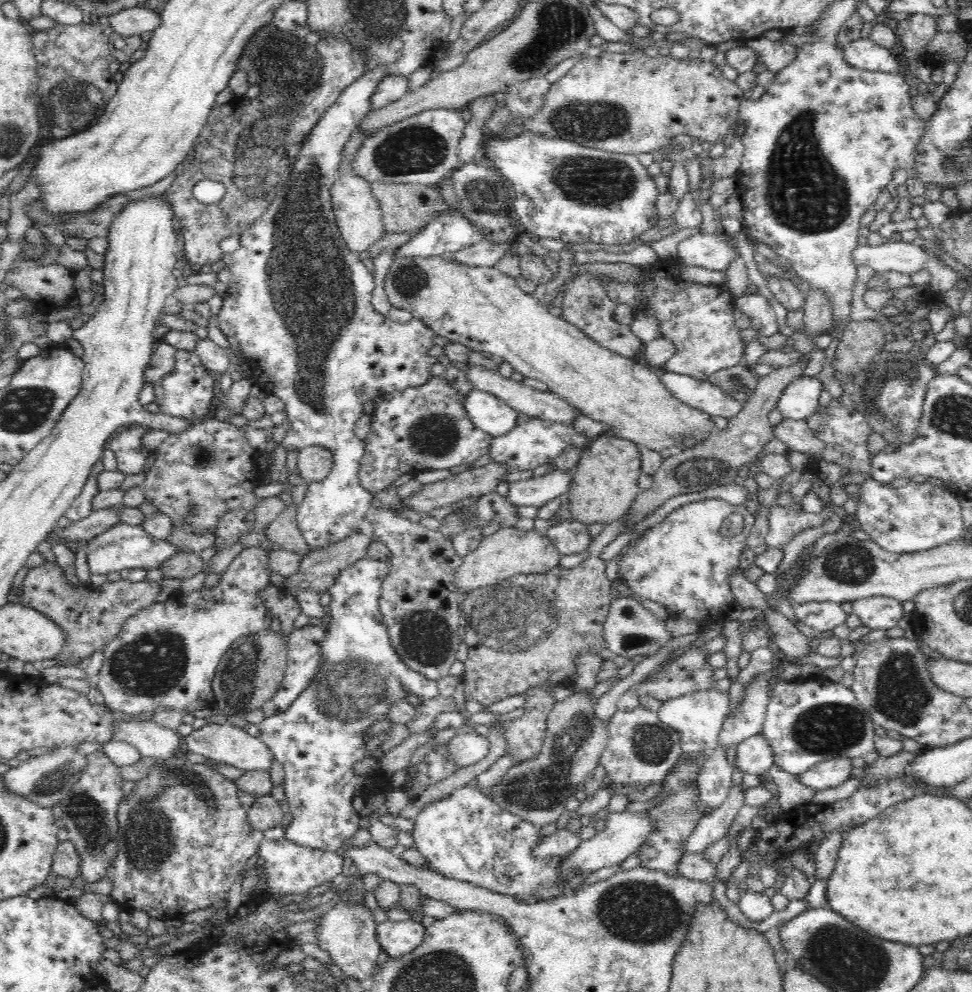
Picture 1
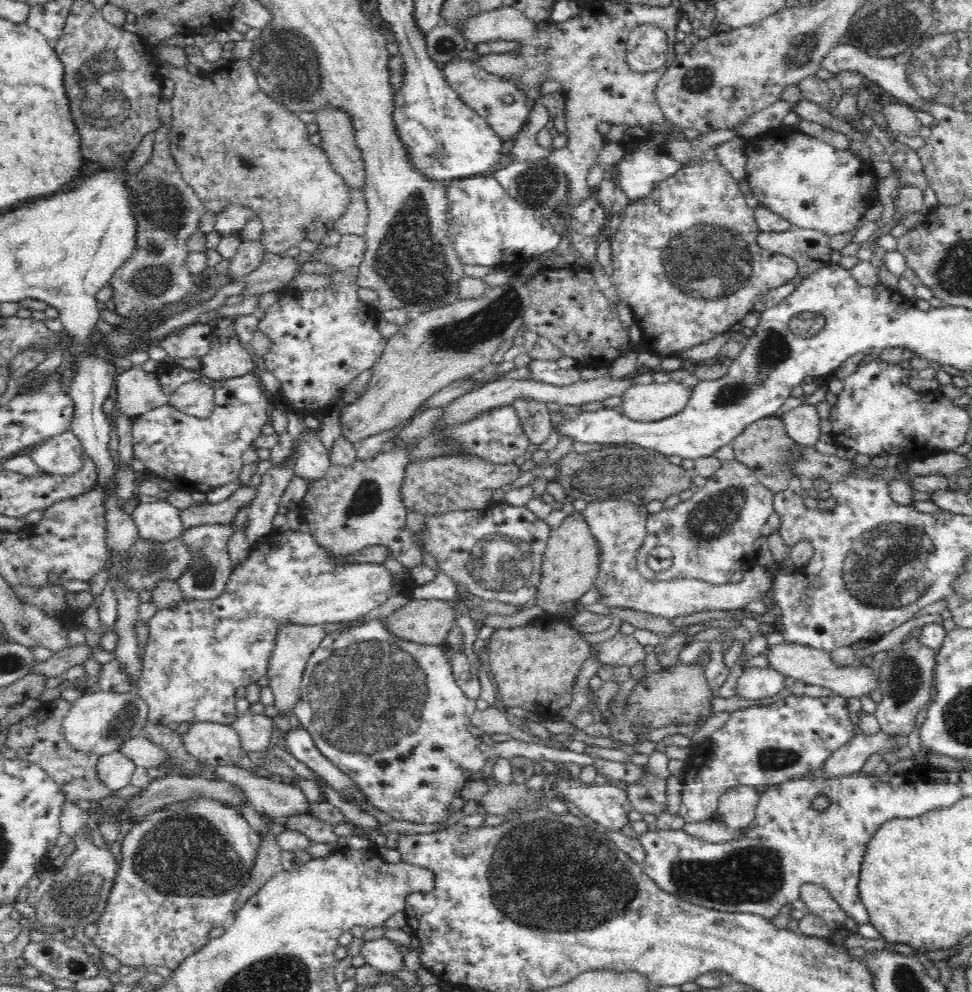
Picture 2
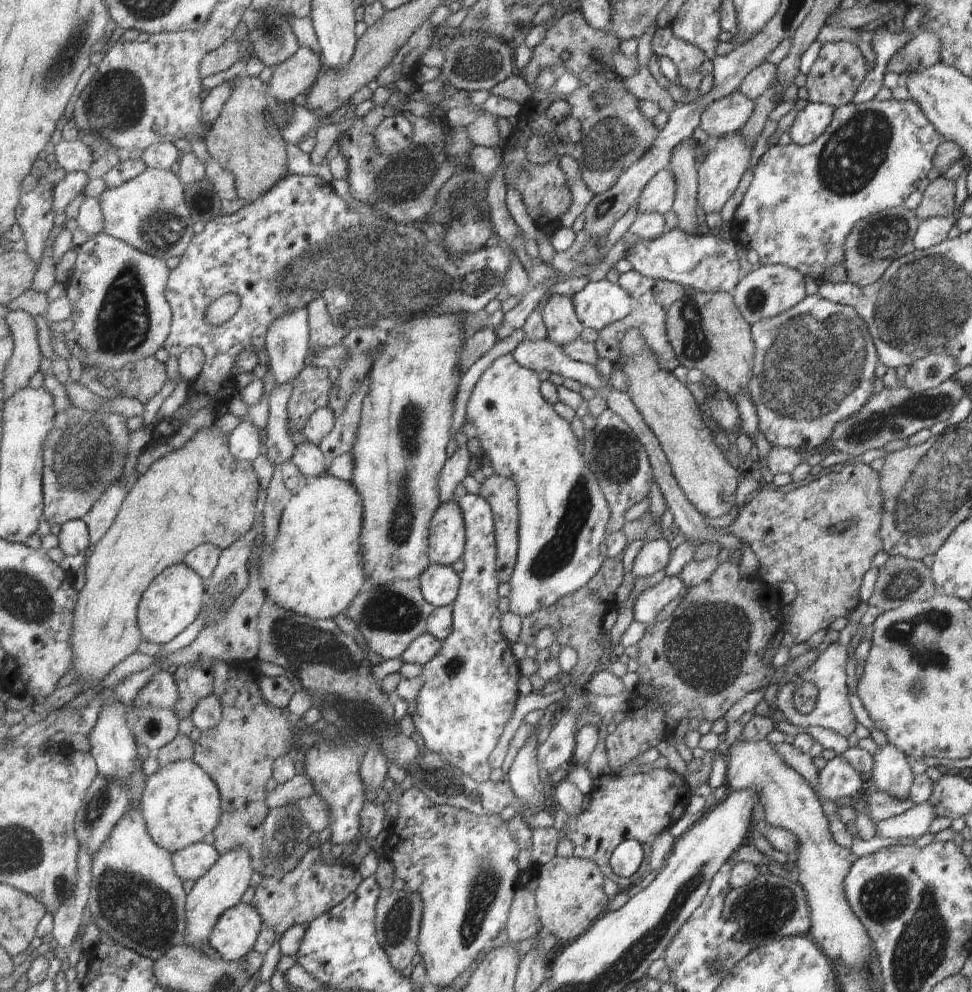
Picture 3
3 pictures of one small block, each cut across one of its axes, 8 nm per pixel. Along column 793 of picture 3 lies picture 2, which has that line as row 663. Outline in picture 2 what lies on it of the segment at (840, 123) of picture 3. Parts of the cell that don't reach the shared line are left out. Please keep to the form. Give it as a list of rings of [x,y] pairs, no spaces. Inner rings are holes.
[[[291,529],[275,530],[273,533],[265,534],[263,539],[254,543],[244,560],[240,561],[233,567],[231,575],[227,578],[224,590],[215,599],[191,599],[184,597],[177,605],[171,607],[157,608],[152,618],[147,622],[150,629],[150,636],[146,641],[143,656],[143,672],[137,685],[139,696],[142,697],[146,705],[148,705],[147,720],[149,723],[157,725],[170,724],[170,722],[215,722],[223,725],[232,725],[237,722],[236,696],[235,693],[240,687],[248,687],[256,683],[260,678],[267,675],[270,662],[276,649],[276,630],[284,629],[286,626],[319,626],[326,623],[340,623],[354,621],[358,617],[362,617],[376,606],[384,604],[389,598],[389,590],[391,587],[391,574],[382,565],[382,563],[360,563],[360,564],[344,564],[334,562],[334,555],[318,544],[312,533],[304,533]]]

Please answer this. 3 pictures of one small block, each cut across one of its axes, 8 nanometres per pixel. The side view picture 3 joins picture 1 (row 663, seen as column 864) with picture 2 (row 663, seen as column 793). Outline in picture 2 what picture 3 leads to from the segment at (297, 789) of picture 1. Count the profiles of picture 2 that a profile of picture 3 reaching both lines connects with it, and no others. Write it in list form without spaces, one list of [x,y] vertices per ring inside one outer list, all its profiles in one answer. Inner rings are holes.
[[[372,618],[372,620],[368,620],[366,623],[361,623],[360,626],[350,626],[349,628],[342,629],[340,632],[336,631],[328,634],[318,648],[310,654],[310,658],[306,662],[306,668],[304,668],[304,676],[301,678],[300,698],[294,708],[293,714],[299,720],[301,728],[305,728],[309,732],[313,743],[321,754],[327,760],[330,760],[339,770],[346,772],[356,782],[358,788],[366,795],[369,804],[378,806],[380,810],[387,812],[394,819],[434,823],[448,816],[444,815],[444,809],[448,805],[448,802],[452,798],[459,796],[460,789],[466,782],[476,780],[474,776],[482,771],[482,768],[484,768],[484,765],[490,759],[496,759],[498,757],[510,759],[512,756],[524,756],[532,761],[557,761],[560,764],[576,762],[582,767],[594,764],[594,759],[590,758],[590,756],[587,756],[585,753],[580,754],[580,752],[574,752],[570,749],[561,750],[516,739],[487,745],[480,737],[472,735],[474,731],[468,729],[467,724],[470,724],[470,715],[476,711],[476,705],[474,701],[464,695],[464,692],[456,683],[456,677],[454,677],[451,662],[448,660],[447,655],[441,645],[417,644],[417,642],[405,640],[393,634],[390,631],[387,618]]]

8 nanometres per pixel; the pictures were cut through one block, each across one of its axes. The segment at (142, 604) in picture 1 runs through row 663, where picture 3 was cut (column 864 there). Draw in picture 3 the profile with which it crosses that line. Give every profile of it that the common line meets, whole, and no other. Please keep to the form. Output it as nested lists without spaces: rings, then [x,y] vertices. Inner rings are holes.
[[[833,42],[821,45],[819,54],[805,76],[808,103],[824,103],[835,109],[847,105],[866,75],[864,58],[857,46],[849,42]]]

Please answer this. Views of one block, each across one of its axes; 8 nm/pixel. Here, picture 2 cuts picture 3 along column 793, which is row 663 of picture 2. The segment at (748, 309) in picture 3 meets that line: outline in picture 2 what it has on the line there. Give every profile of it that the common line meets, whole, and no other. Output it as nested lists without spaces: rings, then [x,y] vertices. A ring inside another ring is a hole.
[[[321,625],[319,626],[286,626],[284,629],[276,630],[276,649],[274,650],[270,667],[268,670],[269,687],[274,695],[274,708],[278,710],[282,718],[290,718],[300,698],[300,684],[304,676],[306,662],[310,654],[318,648],[326,634]]]

